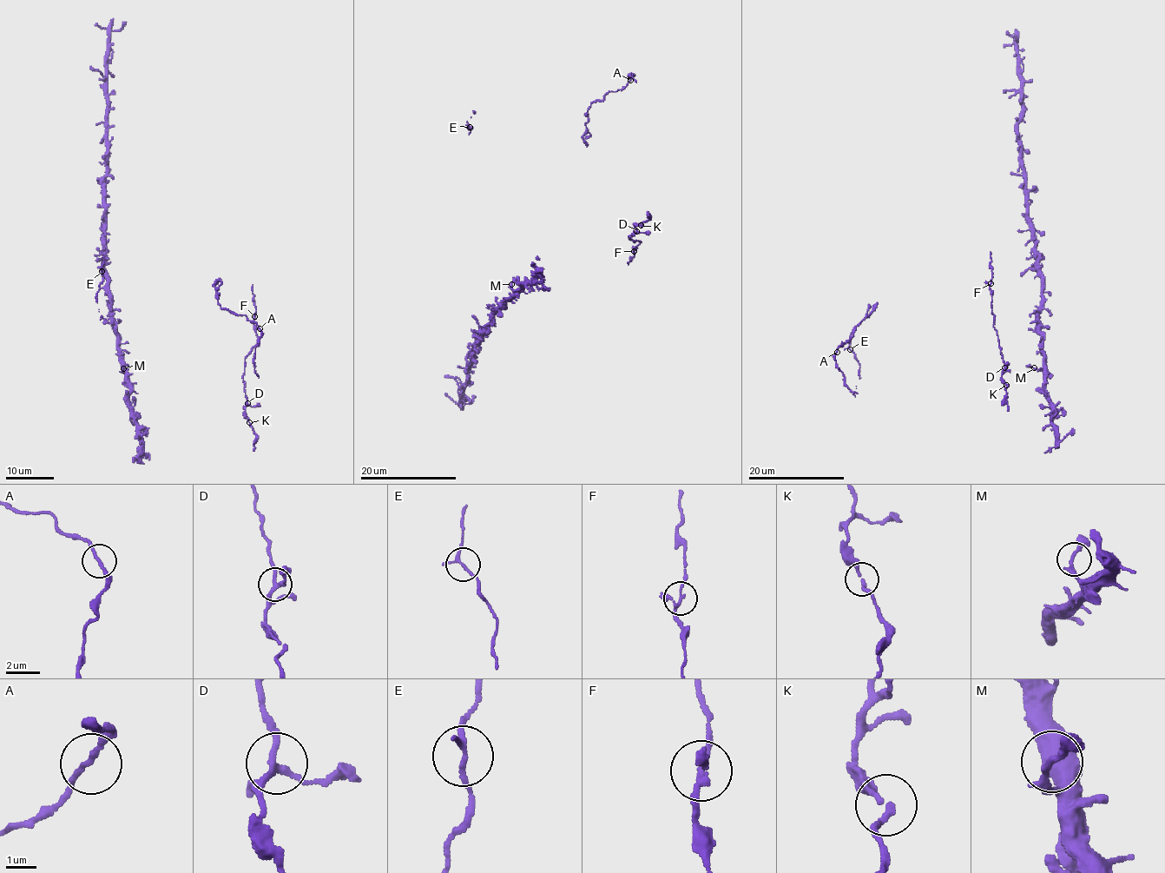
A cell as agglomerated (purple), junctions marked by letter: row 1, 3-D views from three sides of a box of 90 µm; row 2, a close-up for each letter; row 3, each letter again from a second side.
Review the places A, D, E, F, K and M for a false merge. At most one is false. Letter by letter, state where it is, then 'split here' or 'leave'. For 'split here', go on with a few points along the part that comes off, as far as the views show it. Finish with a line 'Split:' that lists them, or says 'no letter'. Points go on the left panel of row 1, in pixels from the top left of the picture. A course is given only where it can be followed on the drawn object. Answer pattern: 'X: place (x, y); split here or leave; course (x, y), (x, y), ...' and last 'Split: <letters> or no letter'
A: place (259, 328); leave
D: place (247, 403); leave
E: place (102, 271); leave
F: place (254, 316); leave
K: place (249, 422); leave
M: place (123, 368); leave
Split: no letter

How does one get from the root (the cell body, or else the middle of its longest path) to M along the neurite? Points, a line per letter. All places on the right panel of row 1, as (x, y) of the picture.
M: (1054, 410), (1057, 412), (1046, 390), (1044, 371), (1034, 367)

